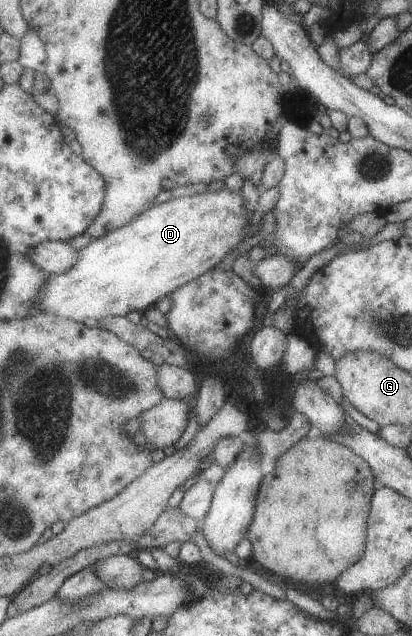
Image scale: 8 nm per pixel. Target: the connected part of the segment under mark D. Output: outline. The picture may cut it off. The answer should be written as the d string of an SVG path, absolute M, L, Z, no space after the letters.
M226 187L221 191L209 190L205 194L158 203L137 217L137 221L105 237L96 238L89 247L80 249L79 263L69 273L51 274L49 285L45 285L45 293L41 297L41 305L45 305L45 312L78 322L87 319L101 322L107 317L126 316L133 311L144 313L180 287L219 268L228 257L237 253L237 249L241 249L241 245L255 235L259 213L251 213L245 205L242 189L230 190Z

